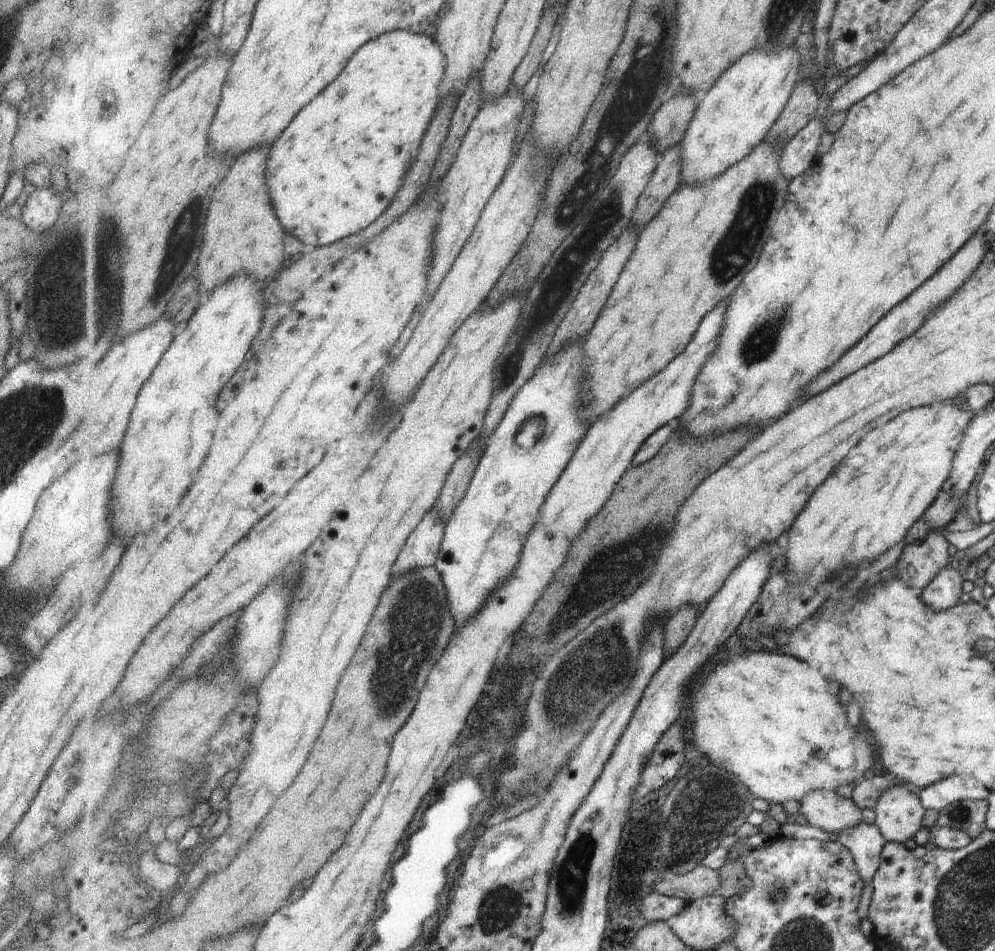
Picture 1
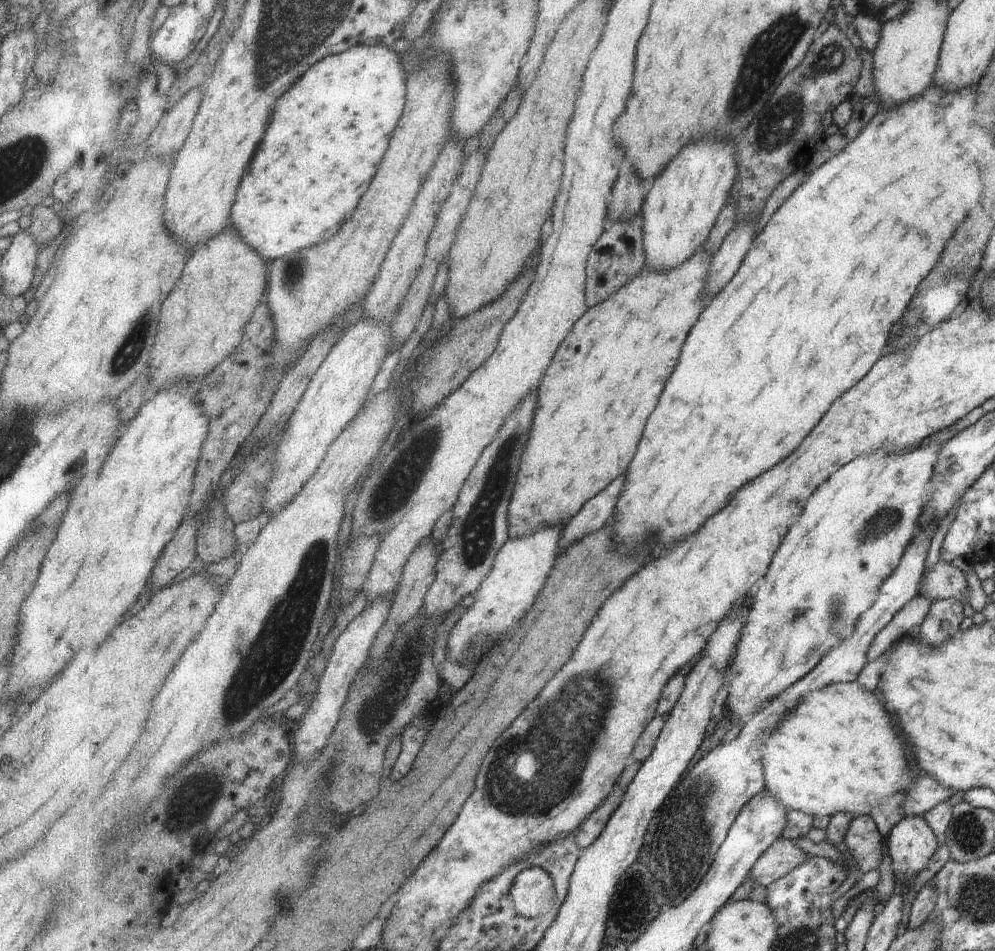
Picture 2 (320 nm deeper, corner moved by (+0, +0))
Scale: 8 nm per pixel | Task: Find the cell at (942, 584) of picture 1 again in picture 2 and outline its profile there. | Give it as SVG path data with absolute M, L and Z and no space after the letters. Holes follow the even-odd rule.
M937 599L928 606L919 627L918 640L928 647L938 647L959 631L963 618L962 602L955 599Z

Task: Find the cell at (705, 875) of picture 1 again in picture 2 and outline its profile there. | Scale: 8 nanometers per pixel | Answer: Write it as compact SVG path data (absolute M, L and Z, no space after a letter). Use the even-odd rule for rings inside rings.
M781 838L758 860L749 879L768 887L801 866L810 856L791 840Z

